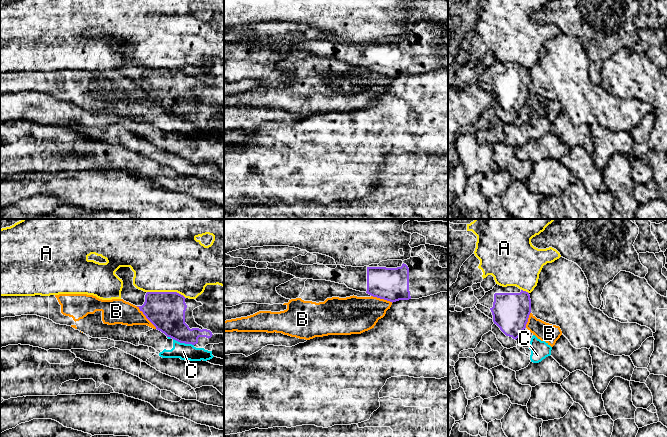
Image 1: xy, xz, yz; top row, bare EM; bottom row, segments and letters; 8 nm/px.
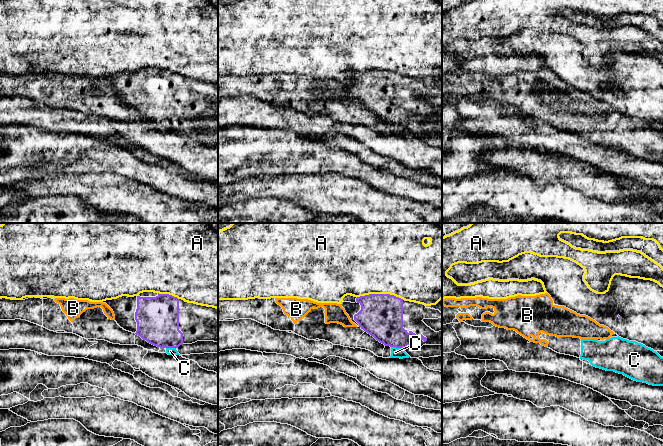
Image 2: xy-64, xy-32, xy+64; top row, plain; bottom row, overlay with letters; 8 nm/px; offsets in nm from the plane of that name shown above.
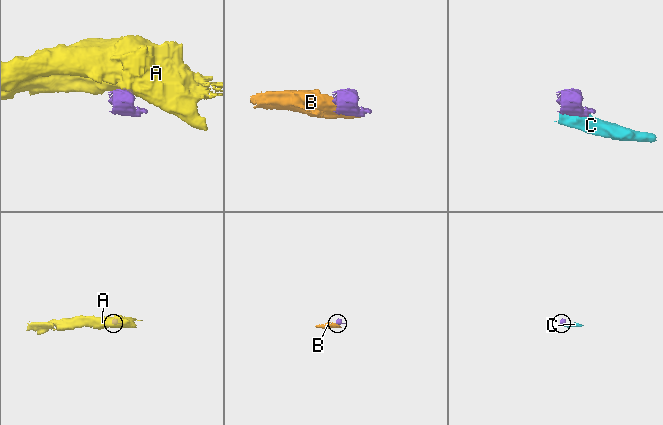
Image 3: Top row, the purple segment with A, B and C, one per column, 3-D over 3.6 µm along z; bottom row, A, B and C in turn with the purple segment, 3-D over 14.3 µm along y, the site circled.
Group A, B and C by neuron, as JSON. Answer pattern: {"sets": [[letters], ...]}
{"sets": [["A"], ["B", "C"]]}

